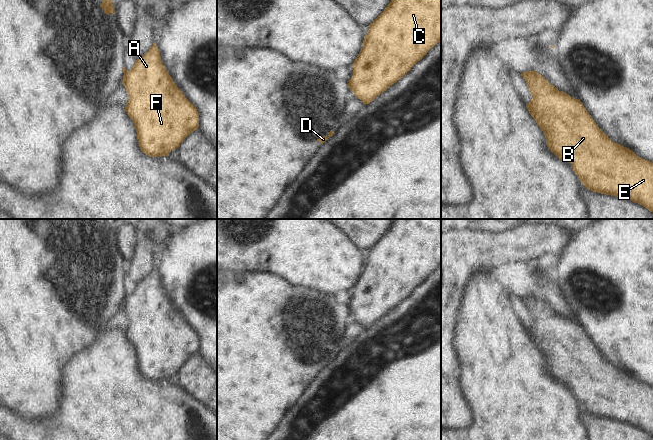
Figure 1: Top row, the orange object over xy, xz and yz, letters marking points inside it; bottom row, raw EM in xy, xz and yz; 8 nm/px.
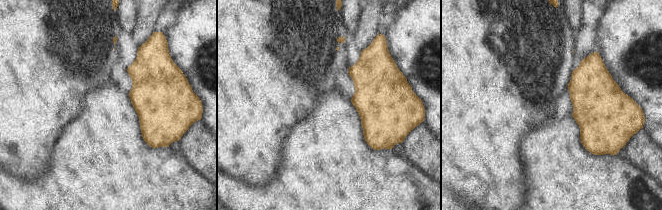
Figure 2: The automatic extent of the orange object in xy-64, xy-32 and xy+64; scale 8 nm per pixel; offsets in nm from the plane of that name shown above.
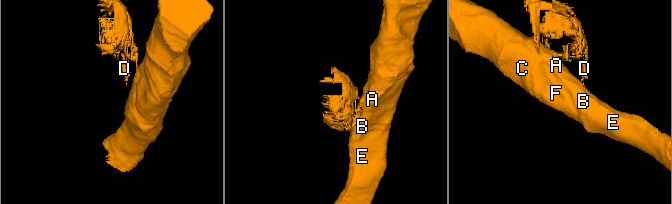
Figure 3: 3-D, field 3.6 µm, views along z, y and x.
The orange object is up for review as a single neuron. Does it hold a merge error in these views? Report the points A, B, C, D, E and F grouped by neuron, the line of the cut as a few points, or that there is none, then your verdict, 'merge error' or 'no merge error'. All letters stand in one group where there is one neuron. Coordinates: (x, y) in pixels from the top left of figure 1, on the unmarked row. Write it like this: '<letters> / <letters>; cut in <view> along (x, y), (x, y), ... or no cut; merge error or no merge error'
A B C E F / D; cut in xz along (348, 307), (350, 311); merge error

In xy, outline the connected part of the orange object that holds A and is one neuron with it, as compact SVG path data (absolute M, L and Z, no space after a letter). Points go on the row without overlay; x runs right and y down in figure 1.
M153 267L149 275L135 285L134 290L124 298L122 308L128 317L125 335L134 347L138 369L144 378L150 381L168 380L171 375L180 370L190 357L198 353L198 335L169 299L161 285L156 268Z

